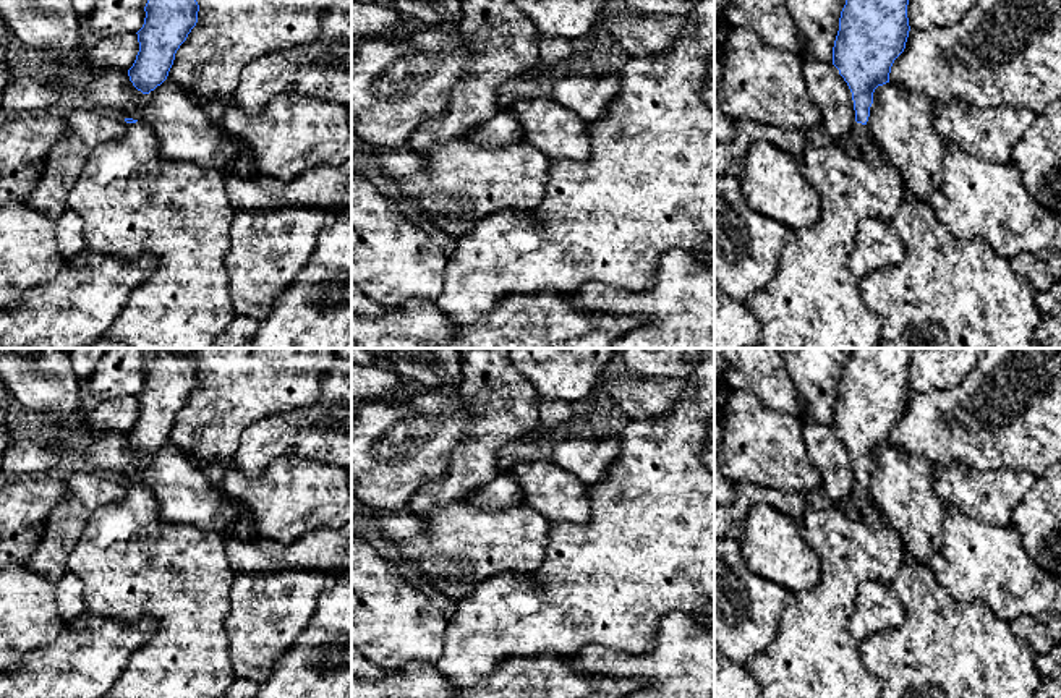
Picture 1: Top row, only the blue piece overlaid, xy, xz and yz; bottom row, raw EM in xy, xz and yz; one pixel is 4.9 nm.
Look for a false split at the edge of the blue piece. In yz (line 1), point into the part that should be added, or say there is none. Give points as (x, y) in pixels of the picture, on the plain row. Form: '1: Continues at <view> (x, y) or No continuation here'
1: Continues at yz (813, 655)

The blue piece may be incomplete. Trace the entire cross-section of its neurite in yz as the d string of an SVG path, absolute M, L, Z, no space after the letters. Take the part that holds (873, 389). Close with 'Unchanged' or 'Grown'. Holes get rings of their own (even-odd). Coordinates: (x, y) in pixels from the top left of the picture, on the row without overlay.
M850 348L839 381L833 428L852 455L857 486L841 504L826 509L808 505L799 523L802 539L820 559L820 580L808 591L789 593L774 641L745 666L760 683L761 698L881 696L881 682L867 669L849 622L860 585L889 583L904 562L902 538L873 504L867 484L875 452L889 445L891 429L905 411L910 353L912 348Z. Grown

